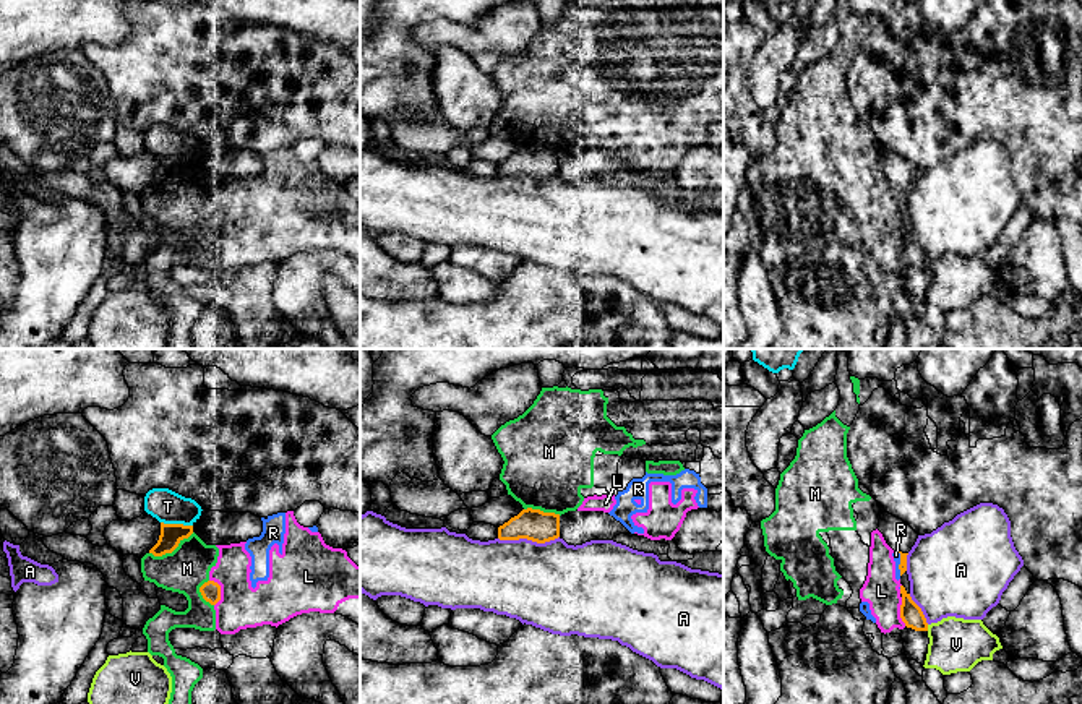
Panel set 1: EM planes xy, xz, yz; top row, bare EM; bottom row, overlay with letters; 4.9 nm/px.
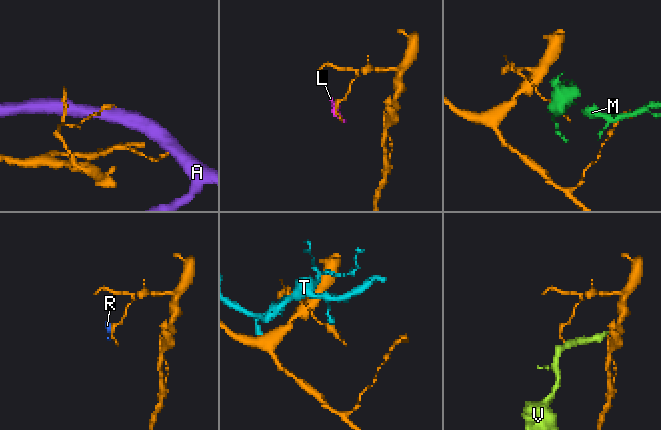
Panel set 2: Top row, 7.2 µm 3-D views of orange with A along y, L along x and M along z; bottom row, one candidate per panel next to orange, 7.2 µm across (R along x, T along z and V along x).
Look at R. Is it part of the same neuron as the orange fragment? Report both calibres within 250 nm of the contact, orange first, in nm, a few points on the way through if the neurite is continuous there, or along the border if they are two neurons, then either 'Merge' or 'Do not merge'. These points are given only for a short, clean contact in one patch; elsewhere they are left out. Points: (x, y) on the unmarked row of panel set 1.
Thickness 50 nm (orange) against 40 nm. Do not merge

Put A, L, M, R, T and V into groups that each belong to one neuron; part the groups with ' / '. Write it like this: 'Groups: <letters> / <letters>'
Groups: A / L M R / T / V

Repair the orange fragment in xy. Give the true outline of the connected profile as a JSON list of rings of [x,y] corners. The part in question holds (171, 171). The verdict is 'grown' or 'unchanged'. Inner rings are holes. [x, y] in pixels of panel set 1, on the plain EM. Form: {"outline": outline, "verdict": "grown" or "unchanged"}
{"outline": [[[161,159],[161,172],[157,180],[149,187],[154,193],[172,190],[183,175],[193,170],[193,162],[164,161]]], "verdict": "unchanged"}

